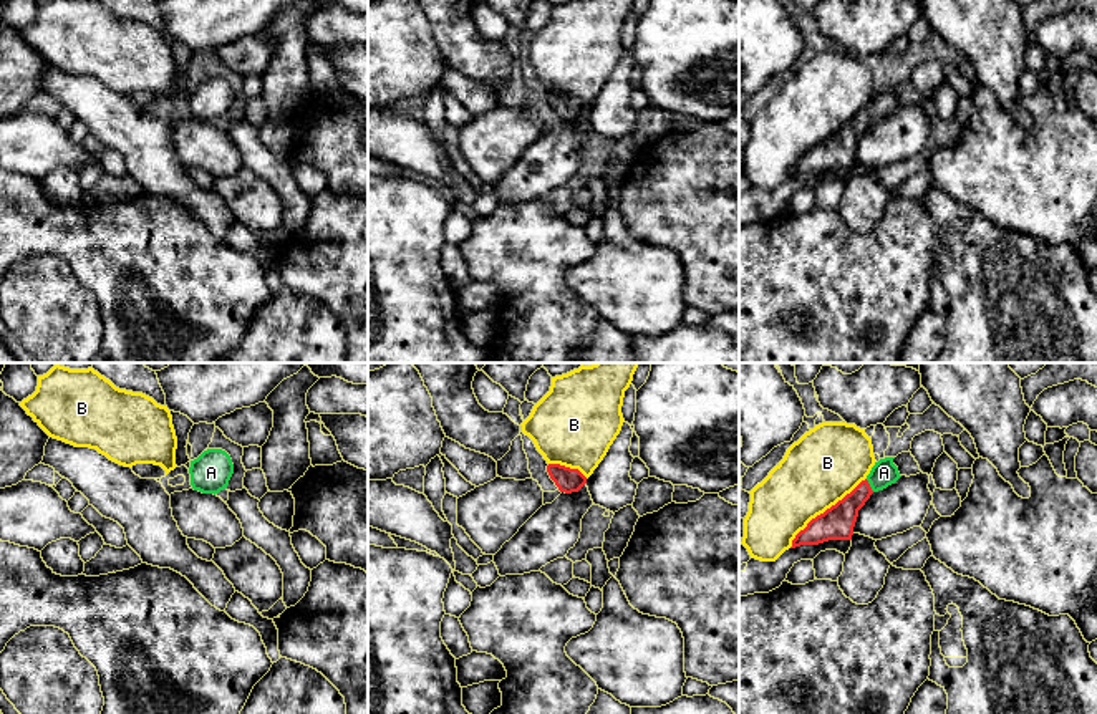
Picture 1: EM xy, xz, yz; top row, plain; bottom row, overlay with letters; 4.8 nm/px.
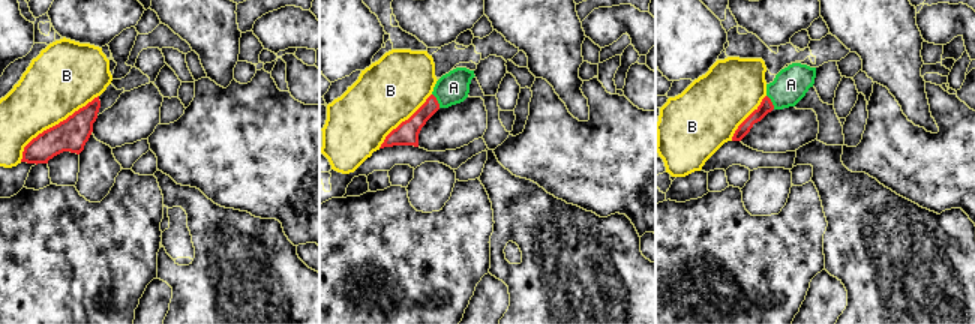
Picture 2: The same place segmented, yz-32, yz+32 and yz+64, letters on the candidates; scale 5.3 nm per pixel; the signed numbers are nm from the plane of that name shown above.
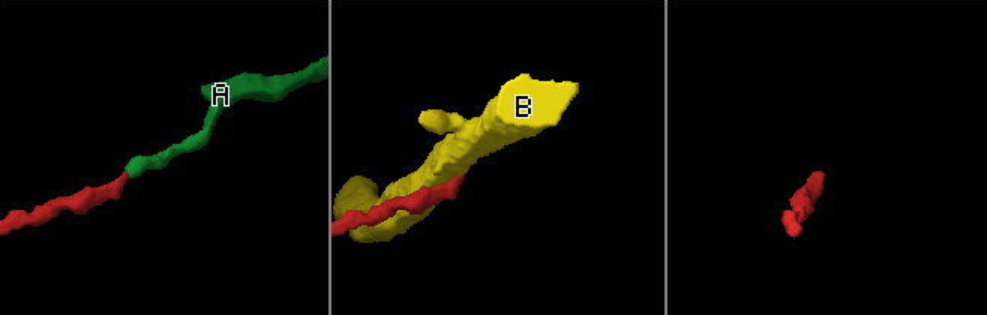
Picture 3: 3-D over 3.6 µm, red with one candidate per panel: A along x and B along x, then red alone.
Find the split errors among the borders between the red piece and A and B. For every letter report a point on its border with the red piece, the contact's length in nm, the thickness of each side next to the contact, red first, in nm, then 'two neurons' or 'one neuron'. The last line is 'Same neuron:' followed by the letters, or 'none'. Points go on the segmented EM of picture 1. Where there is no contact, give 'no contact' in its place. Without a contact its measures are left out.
A: yz (869, 486) | 80 nm | 160/120 nm | one neuron
B: yz (826, 511) | 500 nm | 160/360 nm | two neurons
Same neuron: A

